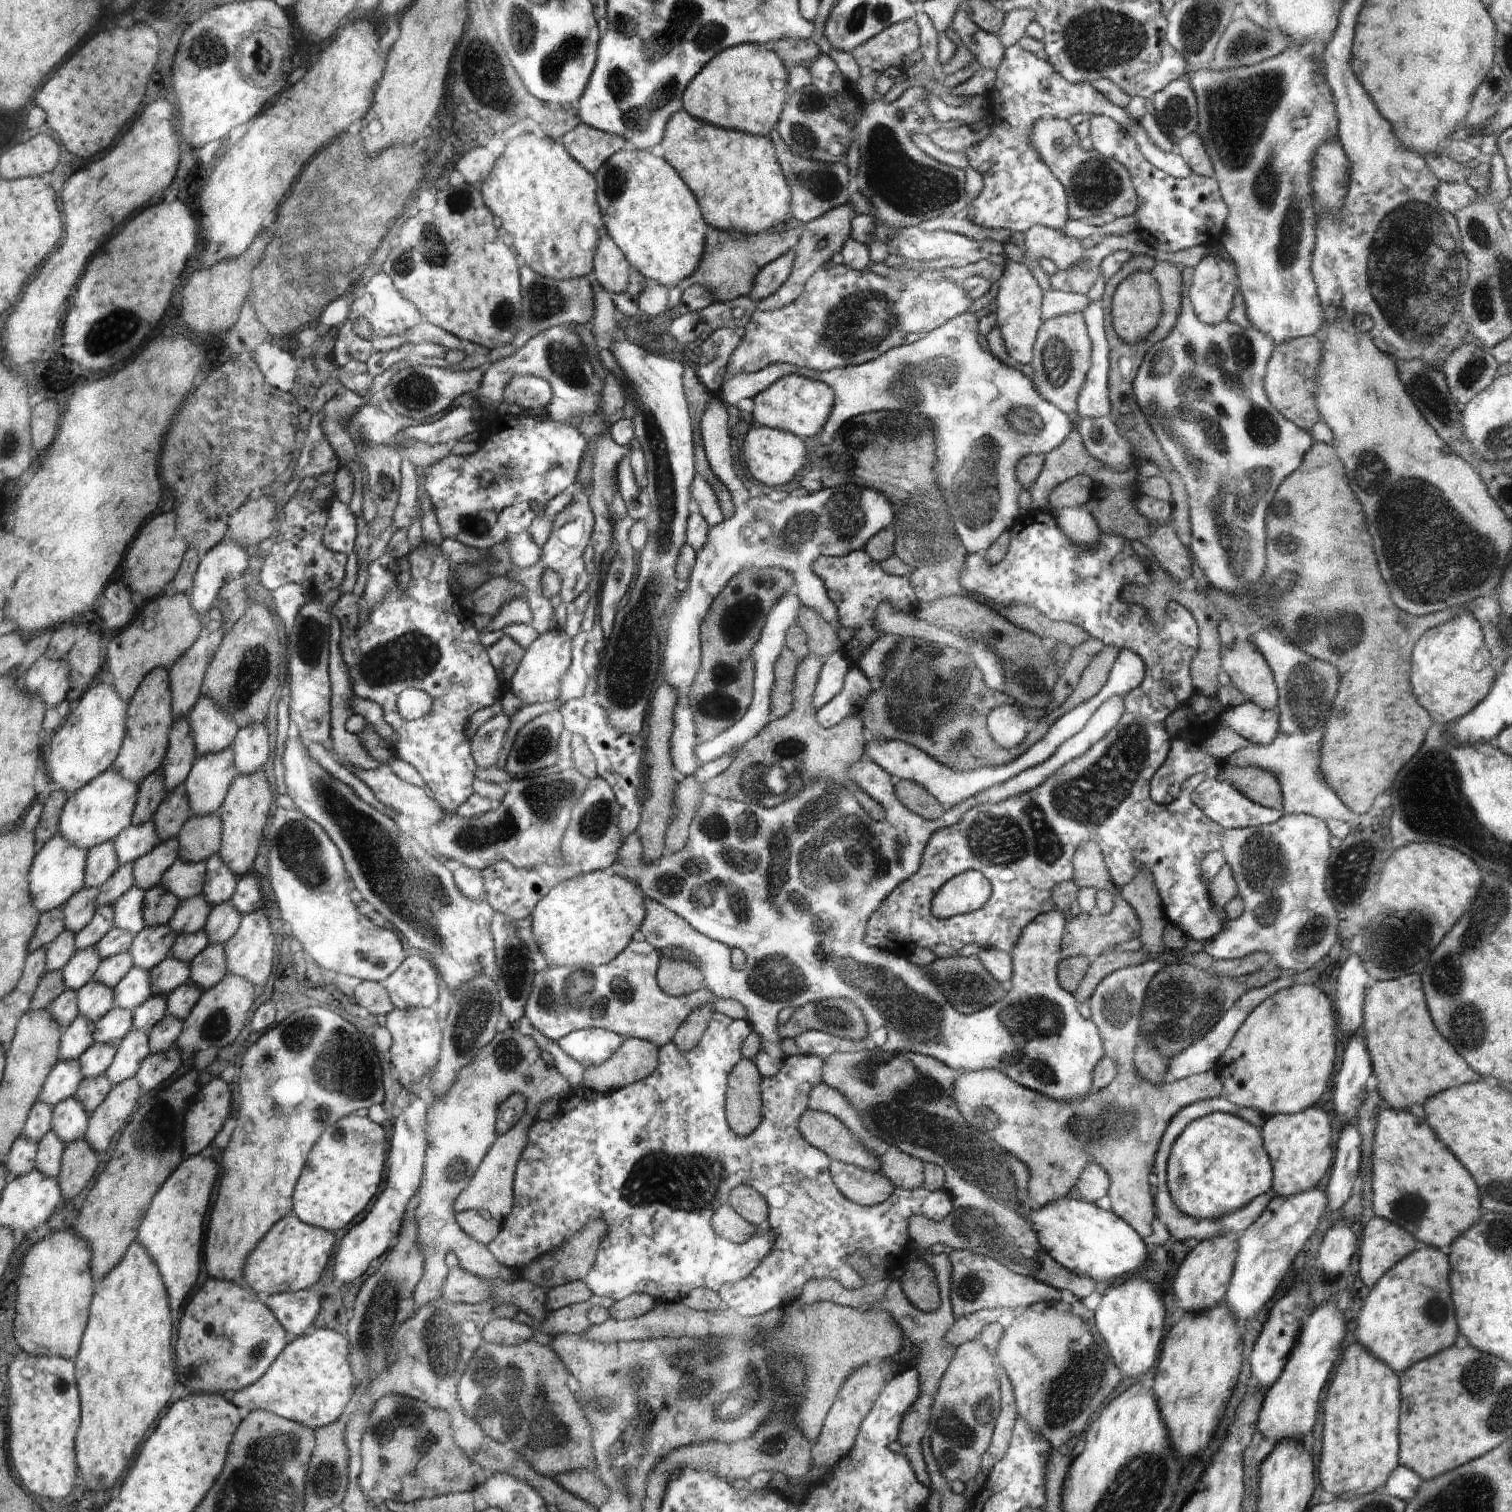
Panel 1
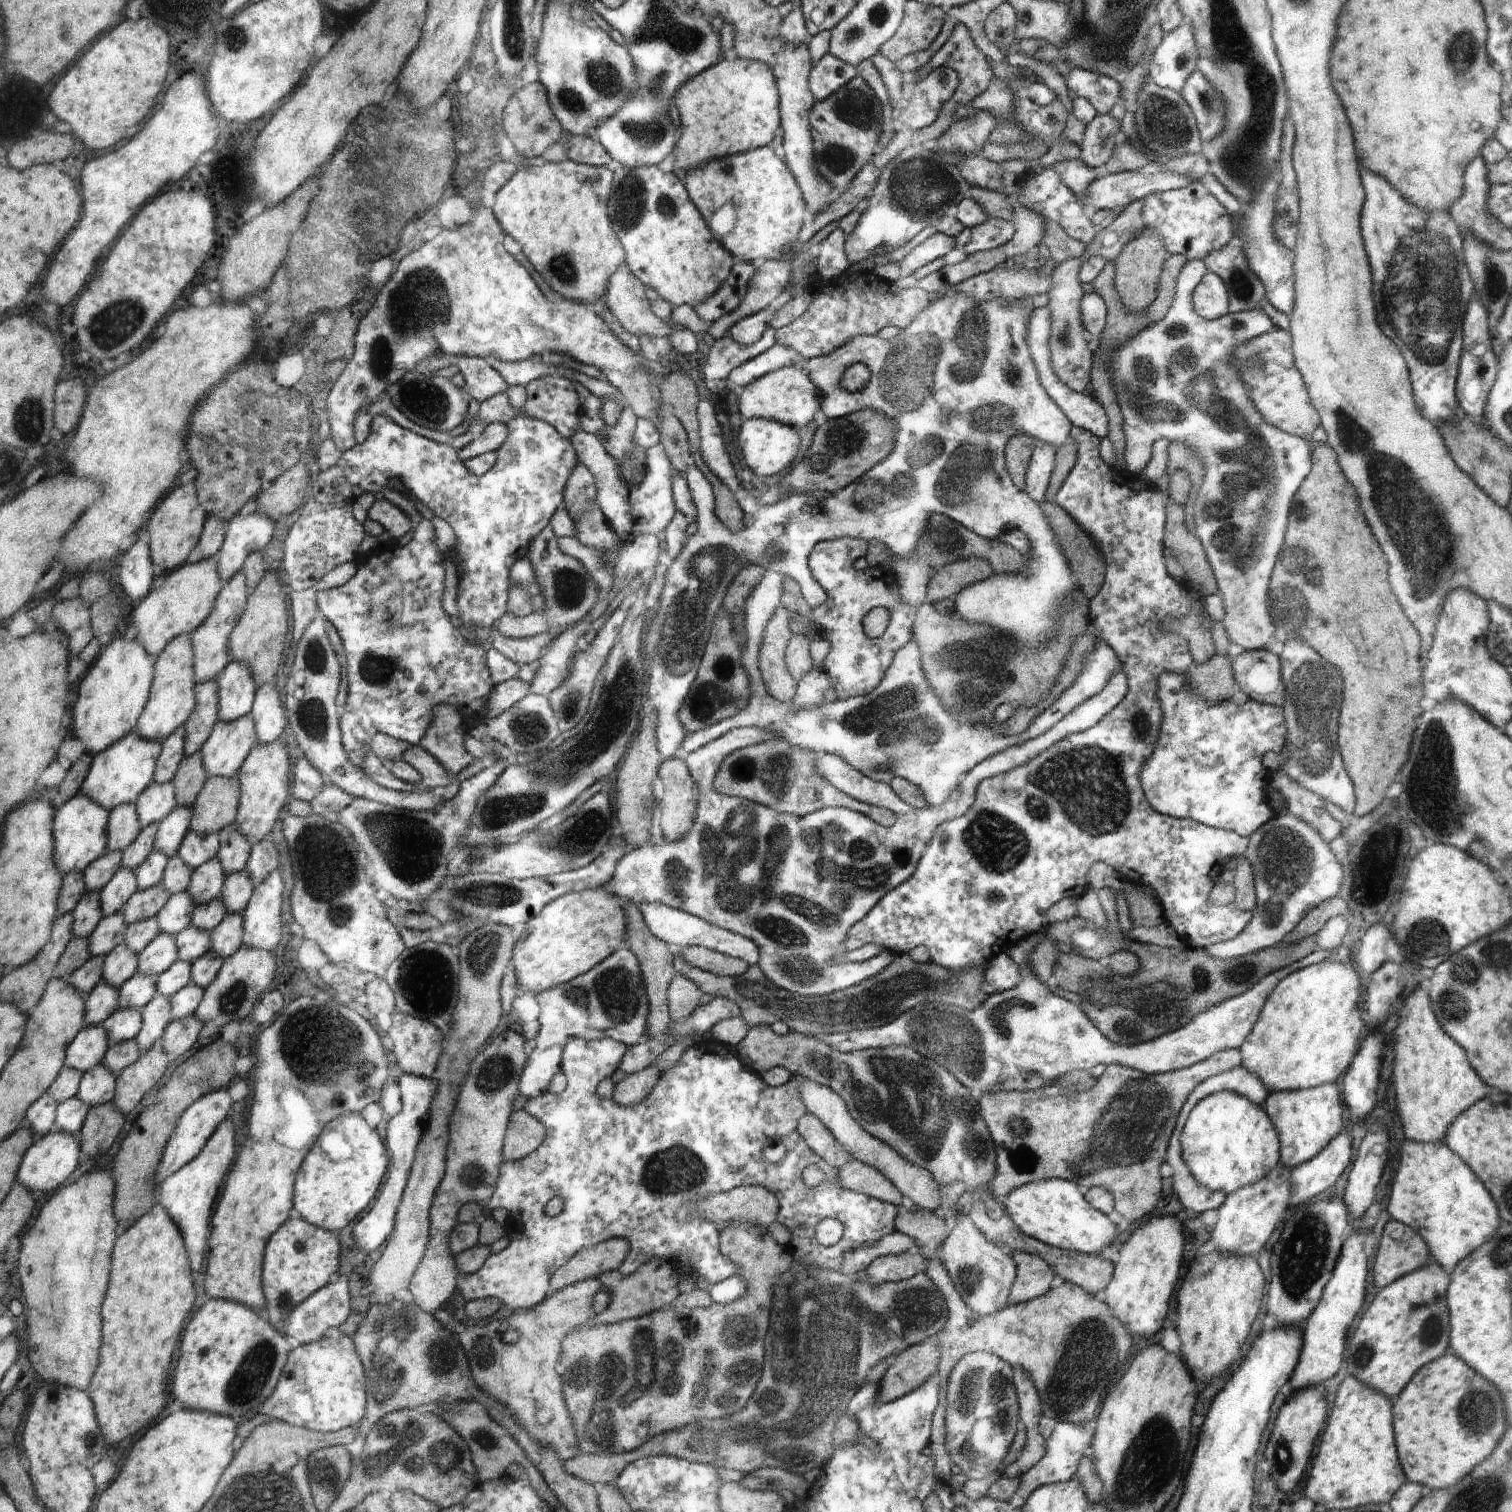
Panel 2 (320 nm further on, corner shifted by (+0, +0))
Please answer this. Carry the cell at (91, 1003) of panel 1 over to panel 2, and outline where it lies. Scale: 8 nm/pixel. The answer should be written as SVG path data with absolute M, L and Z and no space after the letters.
M121 943L104 957L102 978L104 983L120 990L136 973L136 956Z

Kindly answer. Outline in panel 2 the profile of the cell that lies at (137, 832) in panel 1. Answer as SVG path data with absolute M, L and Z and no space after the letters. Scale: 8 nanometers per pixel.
M172 781L164 782L164 784L152 782L138 796L134 806L136 806L138 822L141 822L142 828L148 824L160 823L177 808L174 784Z

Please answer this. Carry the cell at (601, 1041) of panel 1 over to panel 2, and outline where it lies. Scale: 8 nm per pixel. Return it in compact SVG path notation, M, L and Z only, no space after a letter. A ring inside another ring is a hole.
M574 1037L565 1047L561 1063L561 1072L568 1079L566 1090L562 1094L546 1092L526 1102L523 1110L544 1126L546 1135L536 1151L502 1166L488 1209L499 1207L510 1214L502 1226L510 1244L500 1254L492 1255L474 1275L458 1278L456 1291L467 1302L496 1298L514 1312L530 1310L546 1300L553 1275L580 1250L590 1250L610 1238L626 1238L631 1248L628 1258L617 1270L622 1276L638 1272L650 1260L670 1262L678 1266L679 1275L707 1280L712 1303L730 1304L746 1294L746 1282L737 1276L738 1266L720 1252L719 1229L698 1214L681 1221L677 1220L677 1213L708 1194L712 1196L740 1186L761 1185L776 1196L779 1203L776 1222L789 1228L787 1248L793 1254L796 1268L816 1266L818 1270L838 1272L846 1252L878 1242L896 1231L897 1218L905 1208L842 1186L838 1182L841 1170L829 1166L801 1135L800 1121L808 1111L802 1099L800 1077L792 1075L782 1086L769 1086L759 1074L753 1074L742 1065L734 1045L703 1040L694 1043L675 1066L661 1074L657 1086L645 1100L633 1106L620 1106L613 1098L600 1099L596 1090L600 1081L619 1069L627 1048L624 1043L607 1037L599 1040ZM809 1164L815 1164L826 1175L814 1188L808 1188L802 1178L802 1170ZM558 1196L562 1198L563 1209L557 1216L550 1217L545 1206ZM825 1218L842 1223L842 1239L830 1247L822 1247L814 1238L818 1222Z

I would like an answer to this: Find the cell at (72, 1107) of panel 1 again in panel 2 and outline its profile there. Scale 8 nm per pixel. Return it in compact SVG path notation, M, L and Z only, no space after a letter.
M102 1063L82 1074L82 1085L78 1096L89 1107L111 1103L116 1093L117 1078Z

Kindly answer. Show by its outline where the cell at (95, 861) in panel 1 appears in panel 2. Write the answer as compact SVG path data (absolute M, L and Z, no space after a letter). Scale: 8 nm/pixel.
M135 802L124 806L116 806L109 812L108 845L106 852L123 853L142 830L141 822L138 822L138 813Z

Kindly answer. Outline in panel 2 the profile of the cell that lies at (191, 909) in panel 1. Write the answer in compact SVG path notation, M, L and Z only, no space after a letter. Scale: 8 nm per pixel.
M216 857L208 860L206 864L198 866L192 872L191 882L187 889L194 898L192 904L200 906L200 904L208 904L210 900L220 897L225 878L222 864Z

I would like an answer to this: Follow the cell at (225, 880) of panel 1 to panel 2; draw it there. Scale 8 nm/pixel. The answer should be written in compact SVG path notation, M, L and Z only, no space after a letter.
M234 825L226 826L217 834L220 838L220 849L216 858L222 864L225 876L245 871L251 854L251 845L248 840L234 828Z

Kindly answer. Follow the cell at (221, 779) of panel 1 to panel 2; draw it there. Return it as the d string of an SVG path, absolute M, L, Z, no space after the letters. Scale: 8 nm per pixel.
M246 714L234 722L217 722L199 751L202 766L209 776L232 778L257 746L252 716Z

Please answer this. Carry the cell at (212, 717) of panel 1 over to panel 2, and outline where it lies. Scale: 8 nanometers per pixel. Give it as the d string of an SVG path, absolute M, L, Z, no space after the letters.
M229 662L216 680L218 686L218 721L234 722L250 713L257 692L257 682L242 662Z

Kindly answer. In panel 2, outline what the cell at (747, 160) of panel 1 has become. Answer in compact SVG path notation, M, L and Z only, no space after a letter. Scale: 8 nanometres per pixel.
M762 146L741 154L712 158L710 162L694 170L686 170L680 177L690 199L698 202L697 210L702 210L702 214L706 214L710 230L714 230L714 234L722 238L721 246L726 246L725 250L745 263L758 263L761 260L781 260L780 256L784 252L793 252L794 244L798 240L798 232L804 224L804 198L792 174L788 166L774 156L770 146Z

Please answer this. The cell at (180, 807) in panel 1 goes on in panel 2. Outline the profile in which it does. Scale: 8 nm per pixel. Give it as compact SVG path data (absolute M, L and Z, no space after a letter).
M200 752L185 757L180 762L172 780L177 806L192 807L209 777L208 772L202 766Z

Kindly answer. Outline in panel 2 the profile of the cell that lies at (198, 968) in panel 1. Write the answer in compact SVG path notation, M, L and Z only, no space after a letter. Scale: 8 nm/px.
M242 913L227 916L209 932L210 952L220 956L223 961L236 954L243 946Z

